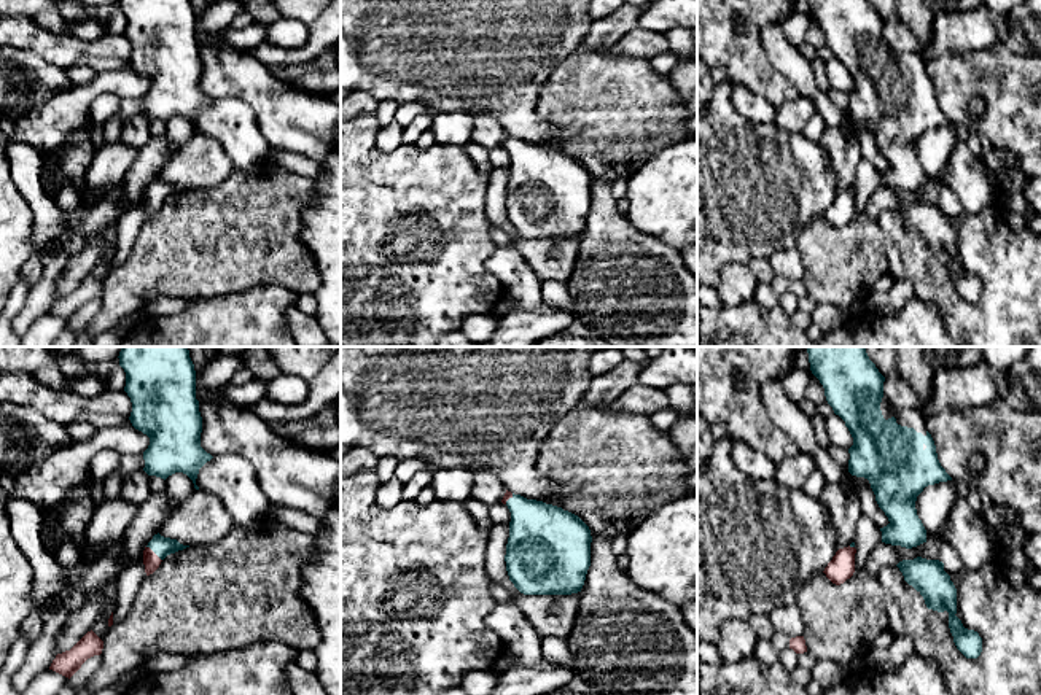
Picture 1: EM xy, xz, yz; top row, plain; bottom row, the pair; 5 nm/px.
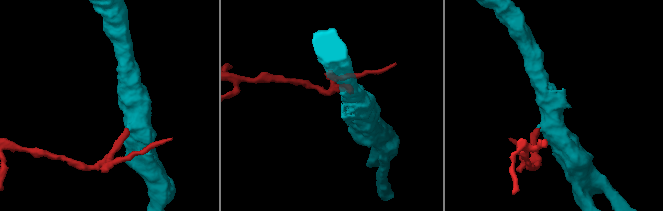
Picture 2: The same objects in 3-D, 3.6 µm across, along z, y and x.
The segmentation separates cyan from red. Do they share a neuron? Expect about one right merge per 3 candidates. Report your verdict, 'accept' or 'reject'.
accept

